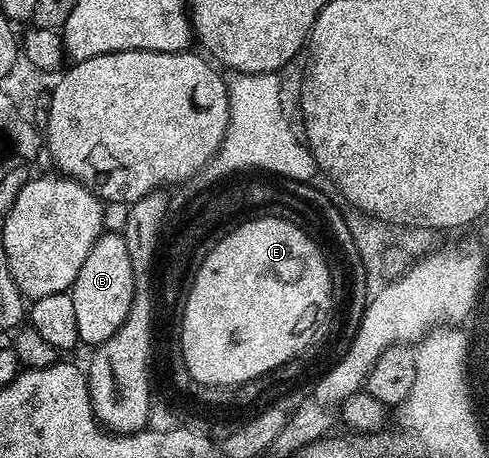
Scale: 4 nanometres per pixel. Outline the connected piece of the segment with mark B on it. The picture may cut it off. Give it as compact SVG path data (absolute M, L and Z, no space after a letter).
M121 234L99 235L88 257L84 257L84 265L80 265L80 273L69 294L72 305L76 305L76 329L83 344L97 345L108 341L108 337L124 325L134 296L134 274L132 261L128 261L128 245Z

